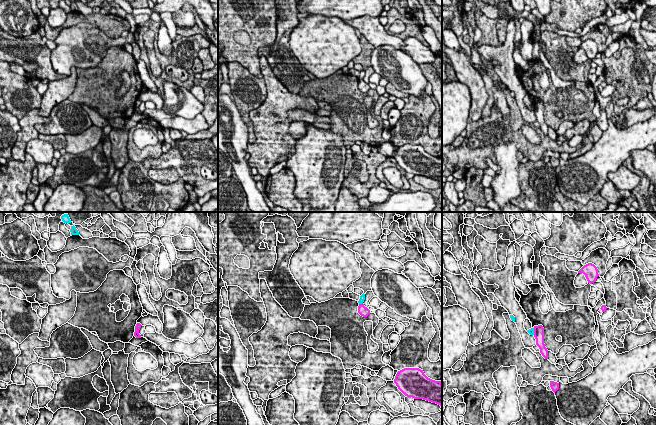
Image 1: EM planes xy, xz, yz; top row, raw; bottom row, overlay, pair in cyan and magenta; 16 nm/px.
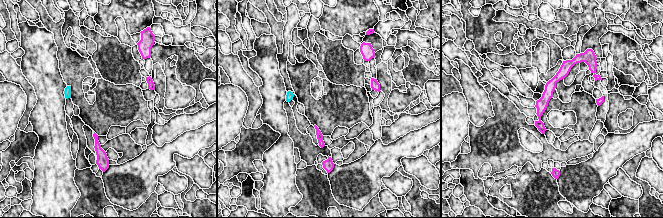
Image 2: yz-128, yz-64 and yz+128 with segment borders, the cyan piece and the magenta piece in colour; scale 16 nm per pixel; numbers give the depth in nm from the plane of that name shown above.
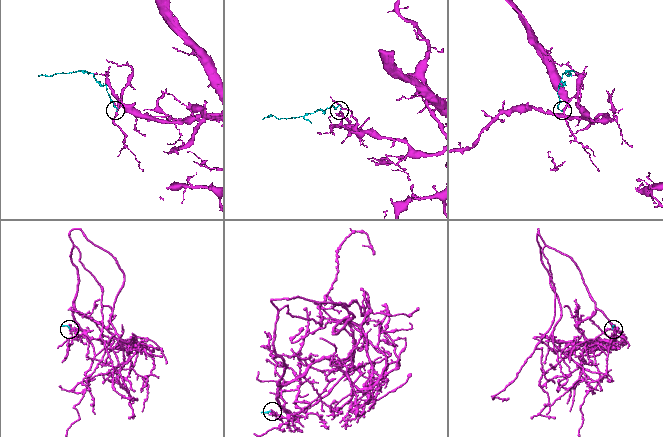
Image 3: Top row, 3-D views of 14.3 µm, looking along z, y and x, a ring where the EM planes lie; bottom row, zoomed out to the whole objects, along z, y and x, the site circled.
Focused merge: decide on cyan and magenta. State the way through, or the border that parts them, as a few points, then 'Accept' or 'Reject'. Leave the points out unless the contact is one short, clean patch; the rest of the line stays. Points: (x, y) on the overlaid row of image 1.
Boundary: yz (533, 328), (534, 334). Reject

